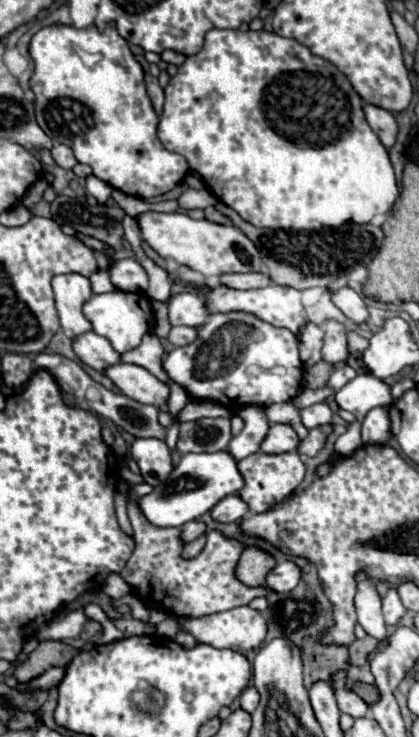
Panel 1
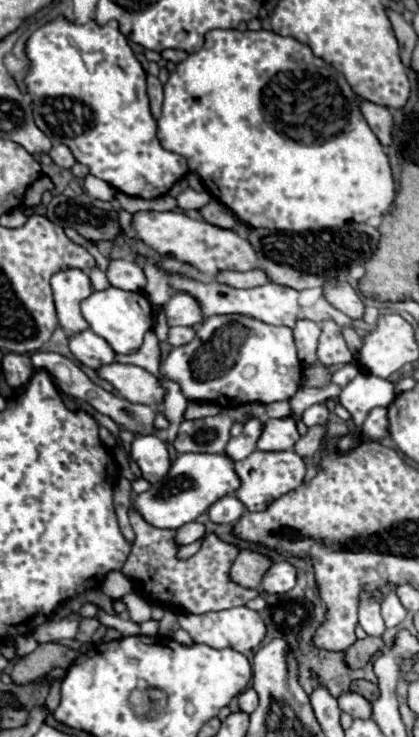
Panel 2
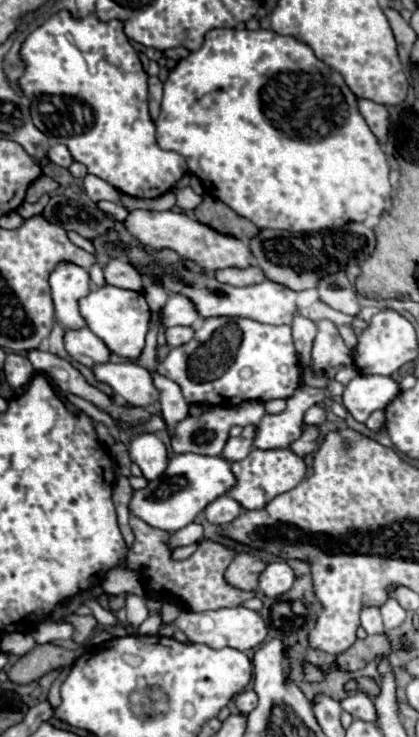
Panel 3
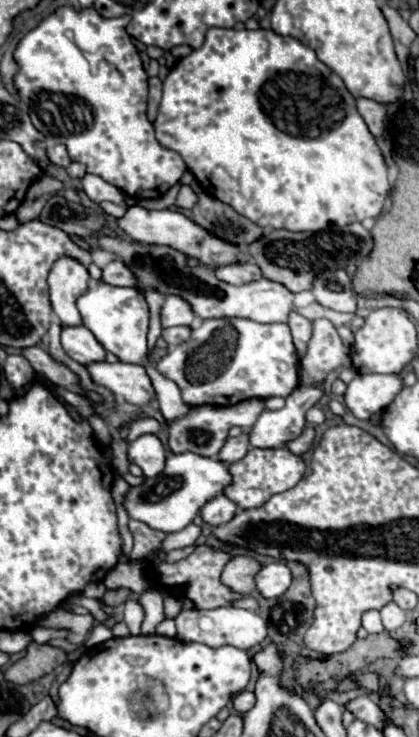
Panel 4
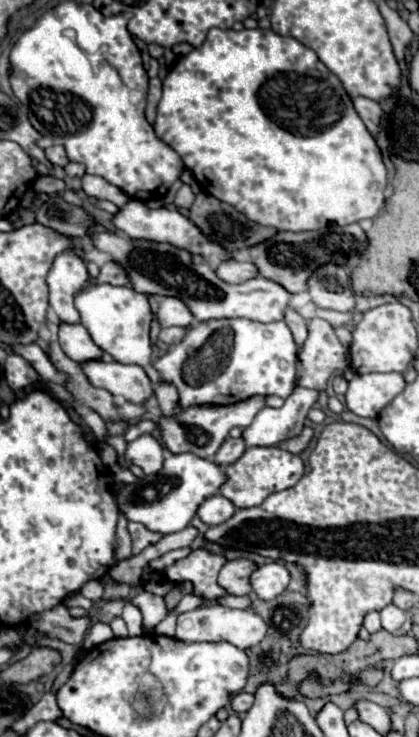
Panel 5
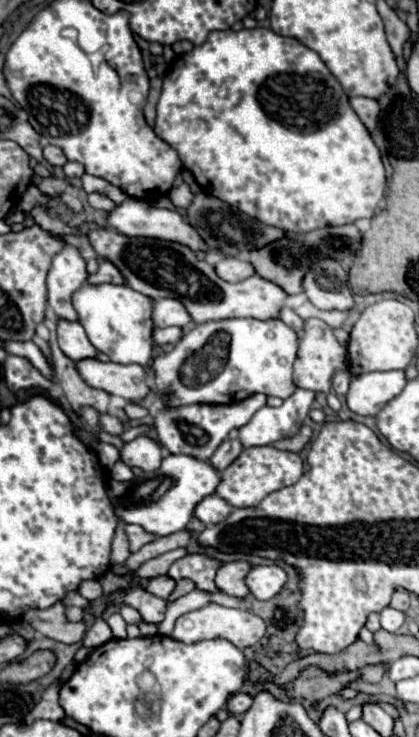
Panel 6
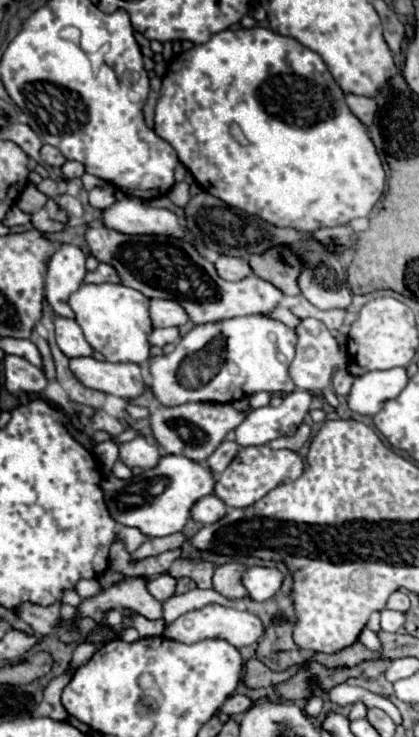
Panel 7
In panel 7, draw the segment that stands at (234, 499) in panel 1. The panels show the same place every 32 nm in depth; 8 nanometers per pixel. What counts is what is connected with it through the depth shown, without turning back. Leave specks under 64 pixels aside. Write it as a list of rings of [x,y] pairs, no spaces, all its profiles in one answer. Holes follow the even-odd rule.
[[[216,494],[200,498],[192,508],[192,518],[202,522],[204,526],[222,520],[226,514],[228,514],[228,506]]]

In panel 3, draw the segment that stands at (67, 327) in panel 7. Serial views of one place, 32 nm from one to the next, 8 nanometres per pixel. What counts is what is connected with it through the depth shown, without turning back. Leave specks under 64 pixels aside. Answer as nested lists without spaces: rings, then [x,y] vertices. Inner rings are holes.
[[[90,328],[66,332],[64,342],[66,342],[68,354],[76,362],[80,362],[80,364],[84,364],[88,368],[94,368],[98,364],[110,362],[112,352],[108,350],[108,346],[96,334],[92,334]]]

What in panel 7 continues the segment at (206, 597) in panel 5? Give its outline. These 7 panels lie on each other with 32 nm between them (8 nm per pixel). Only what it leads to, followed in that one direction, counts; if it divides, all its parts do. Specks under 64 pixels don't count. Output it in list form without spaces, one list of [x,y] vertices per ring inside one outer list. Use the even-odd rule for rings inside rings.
[[[180,558],[176,564],[170,568],[172,578],[192,578],[198,588],[212,588],[212,576],[214,576],[216,566],[206,560],[190,560],[190,558]]]

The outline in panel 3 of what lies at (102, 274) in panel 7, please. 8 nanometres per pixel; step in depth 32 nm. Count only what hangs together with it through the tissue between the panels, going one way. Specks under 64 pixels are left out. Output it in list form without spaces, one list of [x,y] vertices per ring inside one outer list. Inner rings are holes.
[[[114,258],[104,268],[104,278],[110,286],[118,286],[124,290],[136,290],[140,292],[144,288],[144,276],[142,272],[132,266],[126,258]]]

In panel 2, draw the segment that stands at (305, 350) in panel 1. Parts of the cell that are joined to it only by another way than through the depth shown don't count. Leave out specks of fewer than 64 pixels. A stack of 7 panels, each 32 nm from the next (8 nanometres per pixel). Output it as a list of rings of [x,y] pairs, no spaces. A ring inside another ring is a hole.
[[[300,320],[300,324],[296,324],[294,328],[294,338],[296,338],[296,348],[298,348],[298,356],[302,360],[302,364],[312,366],[316,364],[318,356],[316,356],[316,348],[318,348],[318,338],[320,338],[320,326],[316,322],[310,320]]]

